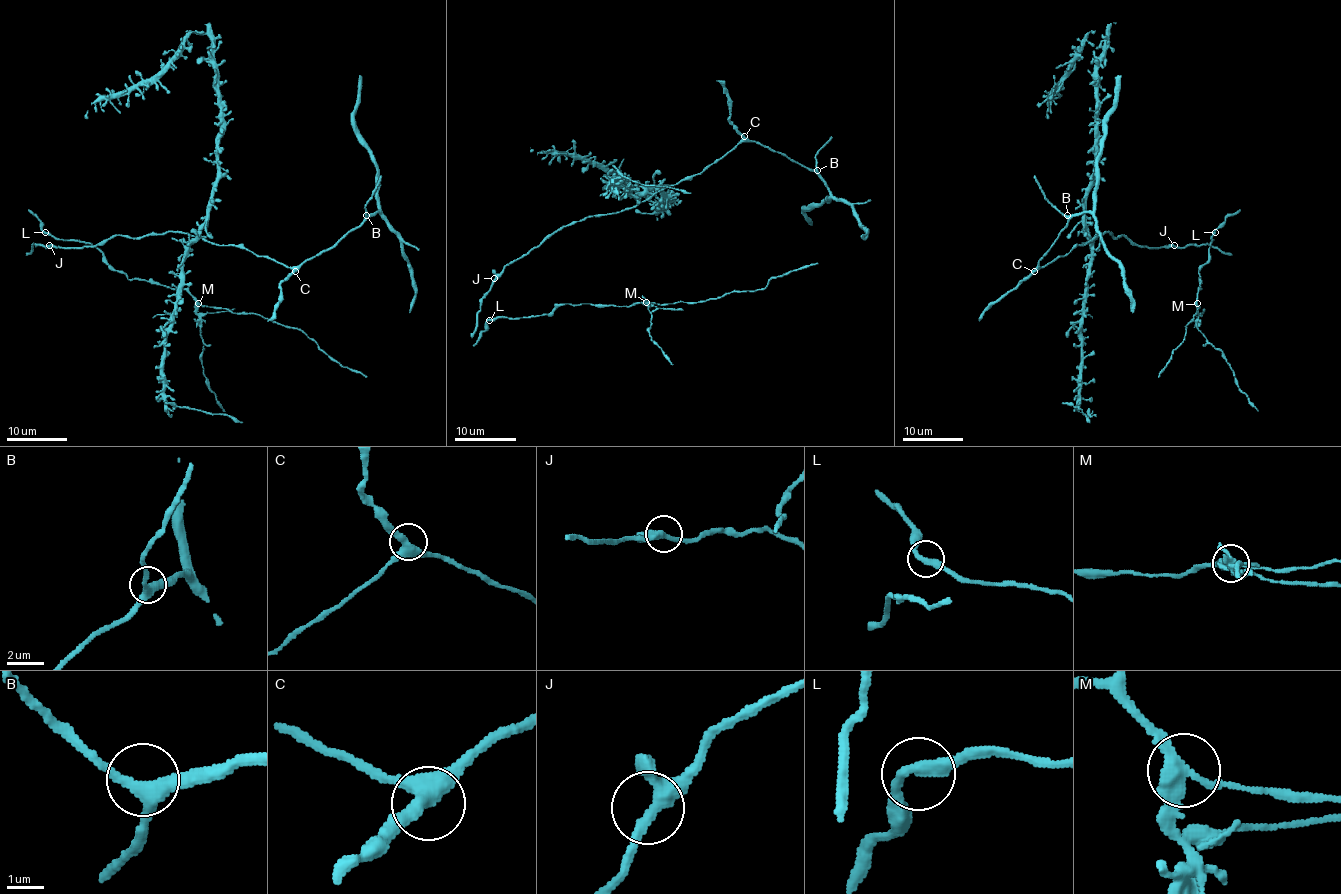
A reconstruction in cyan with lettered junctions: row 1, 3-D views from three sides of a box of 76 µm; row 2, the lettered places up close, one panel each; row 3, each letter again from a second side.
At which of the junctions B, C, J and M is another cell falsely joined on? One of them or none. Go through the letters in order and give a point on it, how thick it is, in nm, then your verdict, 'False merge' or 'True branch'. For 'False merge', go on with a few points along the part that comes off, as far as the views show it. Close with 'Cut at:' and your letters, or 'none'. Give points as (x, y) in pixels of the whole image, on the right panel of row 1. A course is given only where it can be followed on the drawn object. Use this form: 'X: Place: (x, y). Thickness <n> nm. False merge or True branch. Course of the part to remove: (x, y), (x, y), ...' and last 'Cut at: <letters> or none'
B: Place: (1067, 215). Thickness 320 nm. True branch
C: Place: (1034, 271). Thickness 360 nm. True branch
J: Place: (1174, 245). Thickness 320 nm. True branch
M: Place: (1197, 303). Thickness 320 nm. False merge. Course of the part to remove: (1196, 303), (1201, 289), (1198, 271), (1208, 259), (1211, 236), (1222, 223), (1240, 209)
Cut at: M

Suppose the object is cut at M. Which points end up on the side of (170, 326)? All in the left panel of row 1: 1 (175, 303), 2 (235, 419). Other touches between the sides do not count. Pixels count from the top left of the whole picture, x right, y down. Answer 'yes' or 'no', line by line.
1: yes
2: yes

